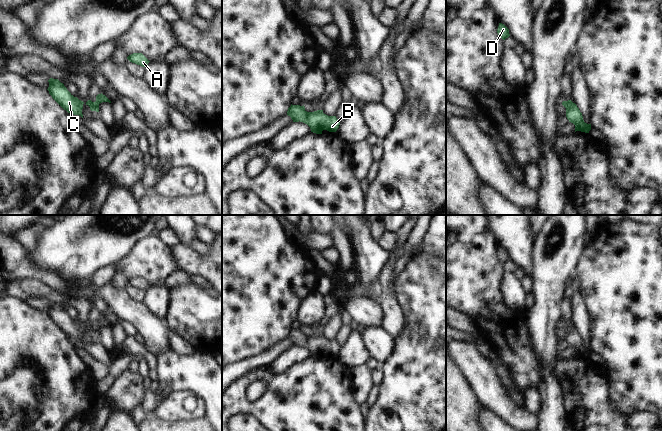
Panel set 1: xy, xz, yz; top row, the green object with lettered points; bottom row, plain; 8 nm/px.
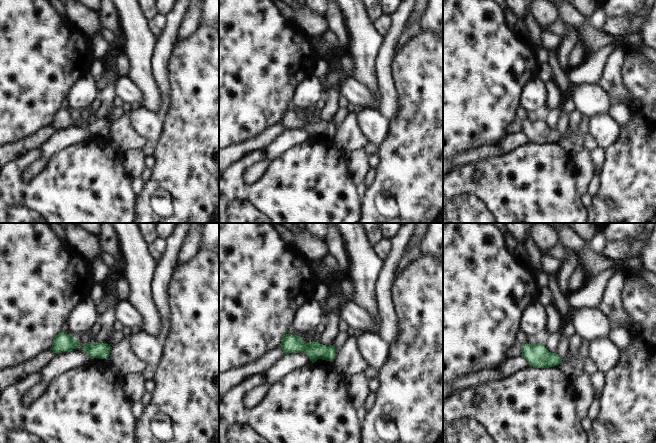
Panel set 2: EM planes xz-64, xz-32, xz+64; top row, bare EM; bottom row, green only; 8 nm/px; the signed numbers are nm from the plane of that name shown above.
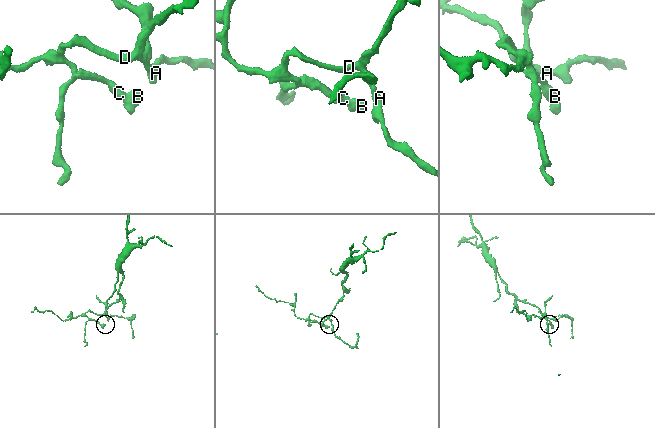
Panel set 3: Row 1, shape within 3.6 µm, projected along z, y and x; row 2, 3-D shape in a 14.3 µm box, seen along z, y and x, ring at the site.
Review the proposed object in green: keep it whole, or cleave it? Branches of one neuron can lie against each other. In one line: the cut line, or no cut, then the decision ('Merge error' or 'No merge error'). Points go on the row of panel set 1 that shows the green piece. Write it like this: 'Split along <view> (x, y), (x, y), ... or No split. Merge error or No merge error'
No split. No merge error

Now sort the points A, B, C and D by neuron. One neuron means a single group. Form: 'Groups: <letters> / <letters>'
Groups: A B C D

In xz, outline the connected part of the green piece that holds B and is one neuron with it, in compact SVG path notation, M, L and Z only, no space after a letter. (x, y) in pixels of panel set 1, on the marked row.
M292 105L288 108L287 115L291 117L293 122L303 122L307 124L311 132L322 134L323 130L336 132L340 122L336 116L328 116L323 113L323 110L307 112L304 105Z

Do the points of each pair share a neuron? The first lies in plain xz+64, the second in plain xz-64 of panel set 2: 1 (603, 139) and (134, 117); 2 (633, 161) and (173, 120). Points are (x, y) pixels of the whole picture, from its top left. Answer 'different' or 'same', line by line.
1: same
2: same

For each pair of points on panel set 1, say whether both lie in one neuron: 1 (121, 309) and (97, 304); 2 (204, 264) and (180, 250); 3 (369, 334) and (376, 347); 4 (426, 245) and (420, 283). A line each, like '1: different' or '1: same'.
1: different
2: same
3: same
4: different

